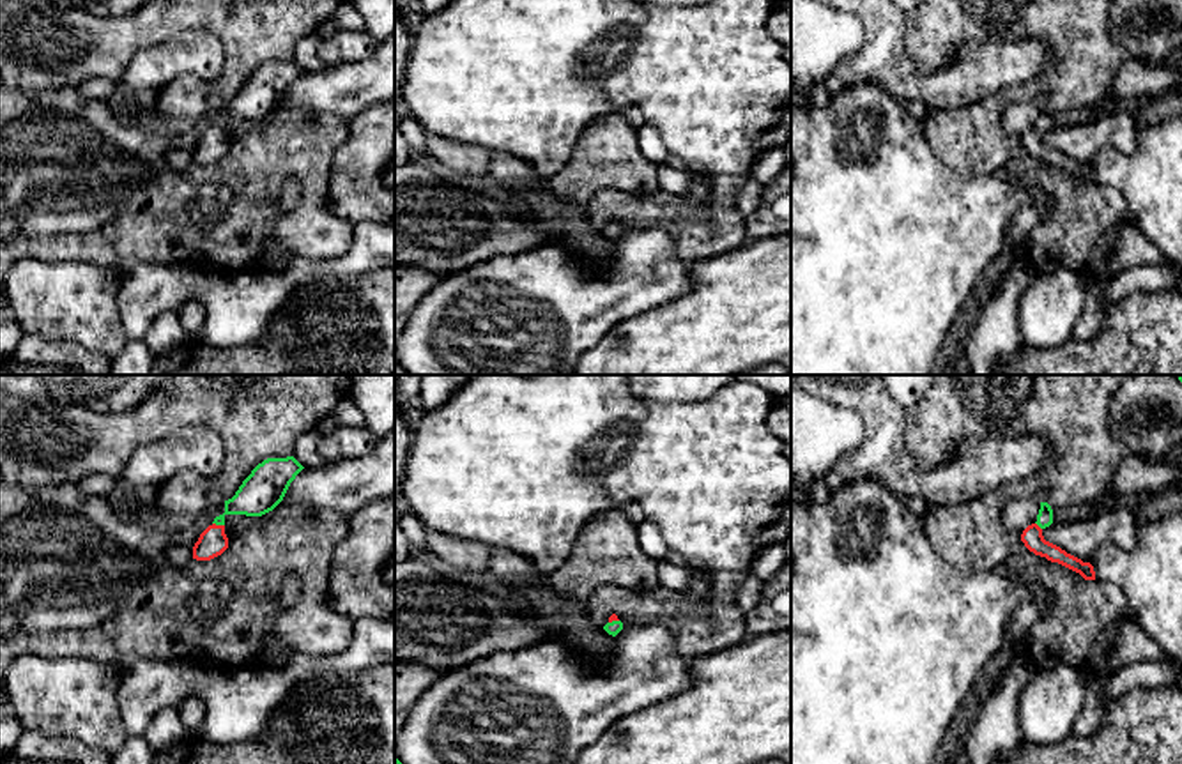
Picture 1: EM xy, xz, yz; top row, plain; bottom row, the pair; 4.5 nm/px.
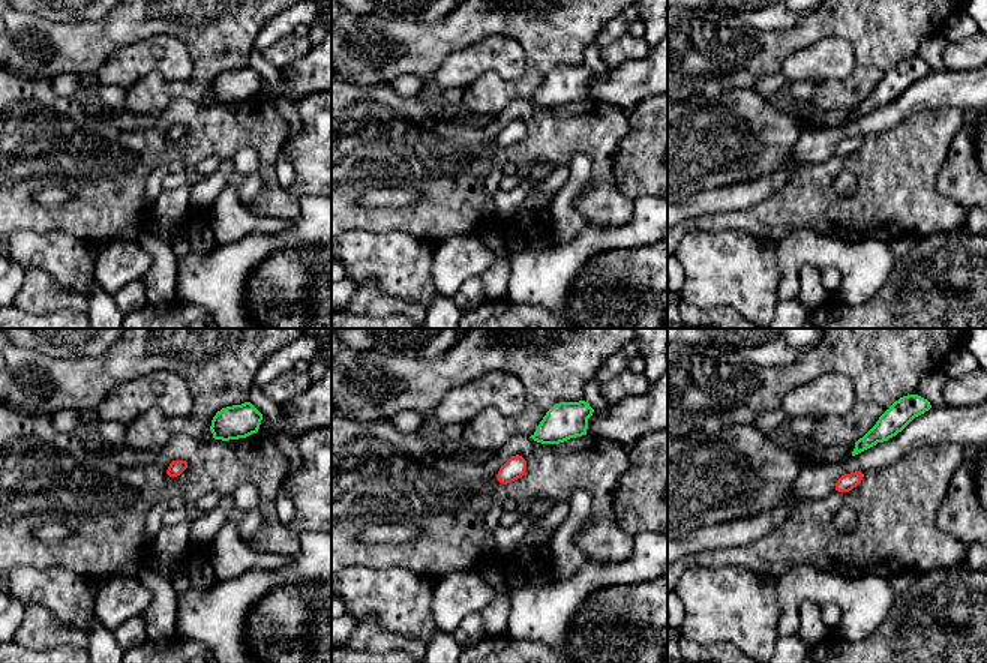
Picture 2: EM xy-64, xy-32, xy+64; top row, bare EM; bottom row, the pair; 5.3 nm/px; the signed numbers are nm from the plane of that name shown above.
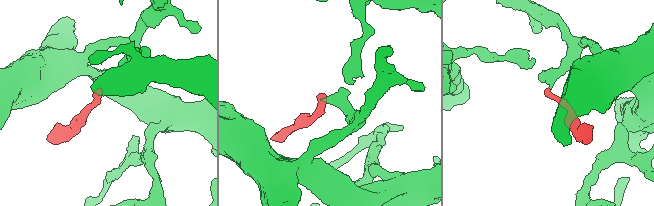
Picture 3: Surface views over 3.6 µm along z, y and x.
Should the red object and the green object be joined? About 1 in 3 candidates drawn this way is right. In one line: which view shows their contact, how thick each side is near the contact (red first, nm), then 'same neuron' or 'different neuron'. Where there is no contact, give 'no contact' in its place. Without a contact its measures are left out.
xy | 140/190 nm | same neuron

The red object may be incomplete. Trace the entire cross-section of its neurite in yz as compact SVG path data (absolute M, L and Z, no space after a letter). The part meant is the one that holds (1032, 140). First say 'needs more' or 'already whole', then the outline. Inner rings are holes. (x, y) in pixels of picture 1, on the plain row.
needs more; M1040 106L1037 126L1028 129L1021 138L1021 145L1025 147L1025 150L1035 159L1046 161L1051 166L1058 166L1079 177L1085 184L1095 184L1095 175L1090 166L1083 166L1081 163L1067 157L1060 150L1044 143L1042 134L1051 127L1053 127L1053 113L1048 106Z

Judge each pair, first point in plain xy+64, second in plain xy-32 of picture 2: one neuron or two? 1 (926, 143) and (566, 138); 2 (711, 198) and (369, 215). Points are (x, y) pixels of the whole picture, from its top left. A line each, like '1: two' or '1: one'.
1: one
2: two

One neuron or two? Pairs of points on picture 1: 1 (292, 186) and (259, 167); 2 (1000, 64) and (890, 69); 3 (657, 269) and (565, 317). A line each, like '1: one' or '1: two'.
1: two
2: one
3: one

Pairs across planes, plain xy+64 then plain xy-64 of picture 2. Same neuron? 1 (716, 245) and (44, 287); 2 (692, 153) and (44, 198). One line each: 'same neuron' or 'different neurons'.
1: different neurons
2: different neurons

